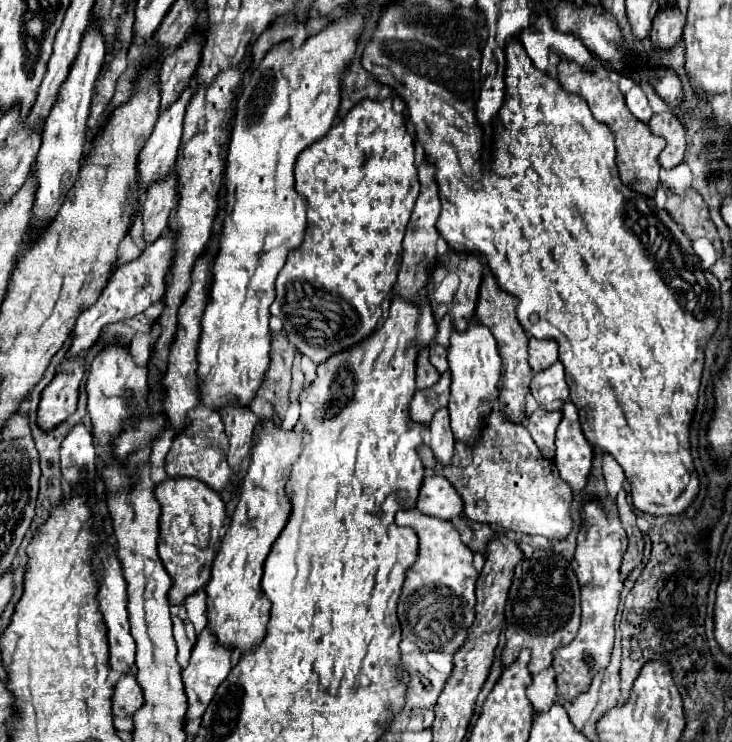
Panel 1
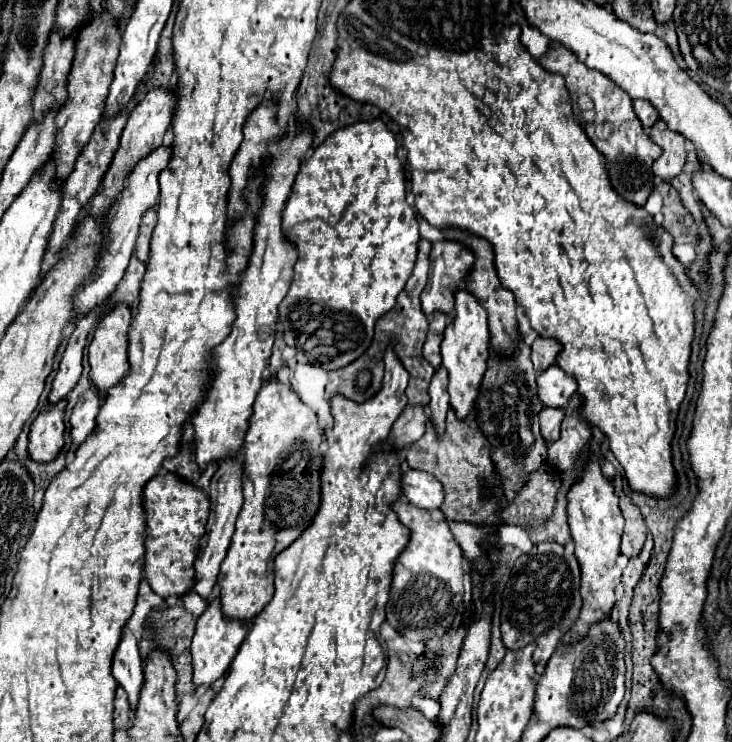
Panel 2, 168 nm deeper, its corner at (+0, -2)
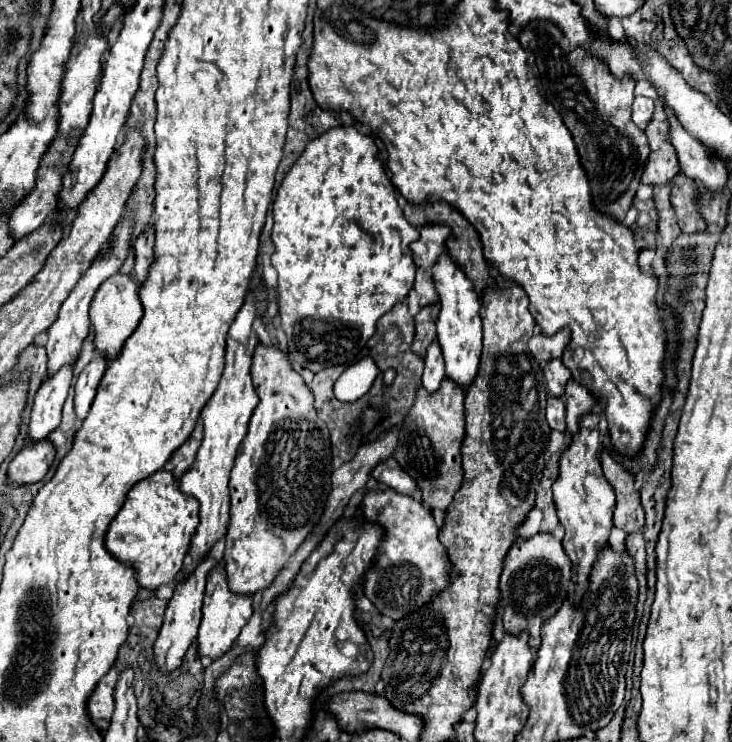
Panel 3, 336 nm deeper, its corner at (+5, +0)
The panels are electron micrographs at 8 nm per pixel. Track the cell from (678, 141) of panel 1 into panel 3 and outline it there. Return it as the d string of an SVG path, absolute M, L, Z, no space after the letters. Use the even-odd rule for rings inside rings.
M651 120L645 128L645 134L651 146L651 154L649 160L645 162L645 172L641 176L641 182L651 186L667 184L679 172L677 152L669 140L669 122Z

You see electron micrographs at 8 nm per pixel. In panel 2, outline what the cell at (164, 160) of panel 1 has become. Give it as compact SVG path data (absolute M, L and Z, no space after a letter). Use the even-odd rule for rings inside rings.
M160 146L150 156L140 160L140 164L136 164L136 168L130 172L128 186L120 194L120 198L114 206L114 212L112 212L112 220L108 222L108 232L112 232L112 244L108 244L108 252L104 252L104 256L100 256L100 266L96 266L92 280L88 280L88 284L84 284L84 288L80 288L80 292L76 292L76 320L84 318L86 312L100 308L100 304L104 304L104 300L108 300L112 296L118 282L122 280L122 276L128 268L130 256L134 254L134 242L138 238L138 228L140 228L142 216L148 208L158 206L158 198L160 198L158 176L168 166L168 158L170 158L168 152L170 152L170 146Z

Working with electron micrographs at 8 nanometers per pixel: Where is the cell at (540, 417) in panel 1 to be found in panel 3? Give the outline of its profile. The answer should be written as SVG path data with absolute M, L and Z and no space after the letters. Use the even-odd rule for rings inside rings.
M559 398L547 400L547 422L553 430L565 432L565 406Z

